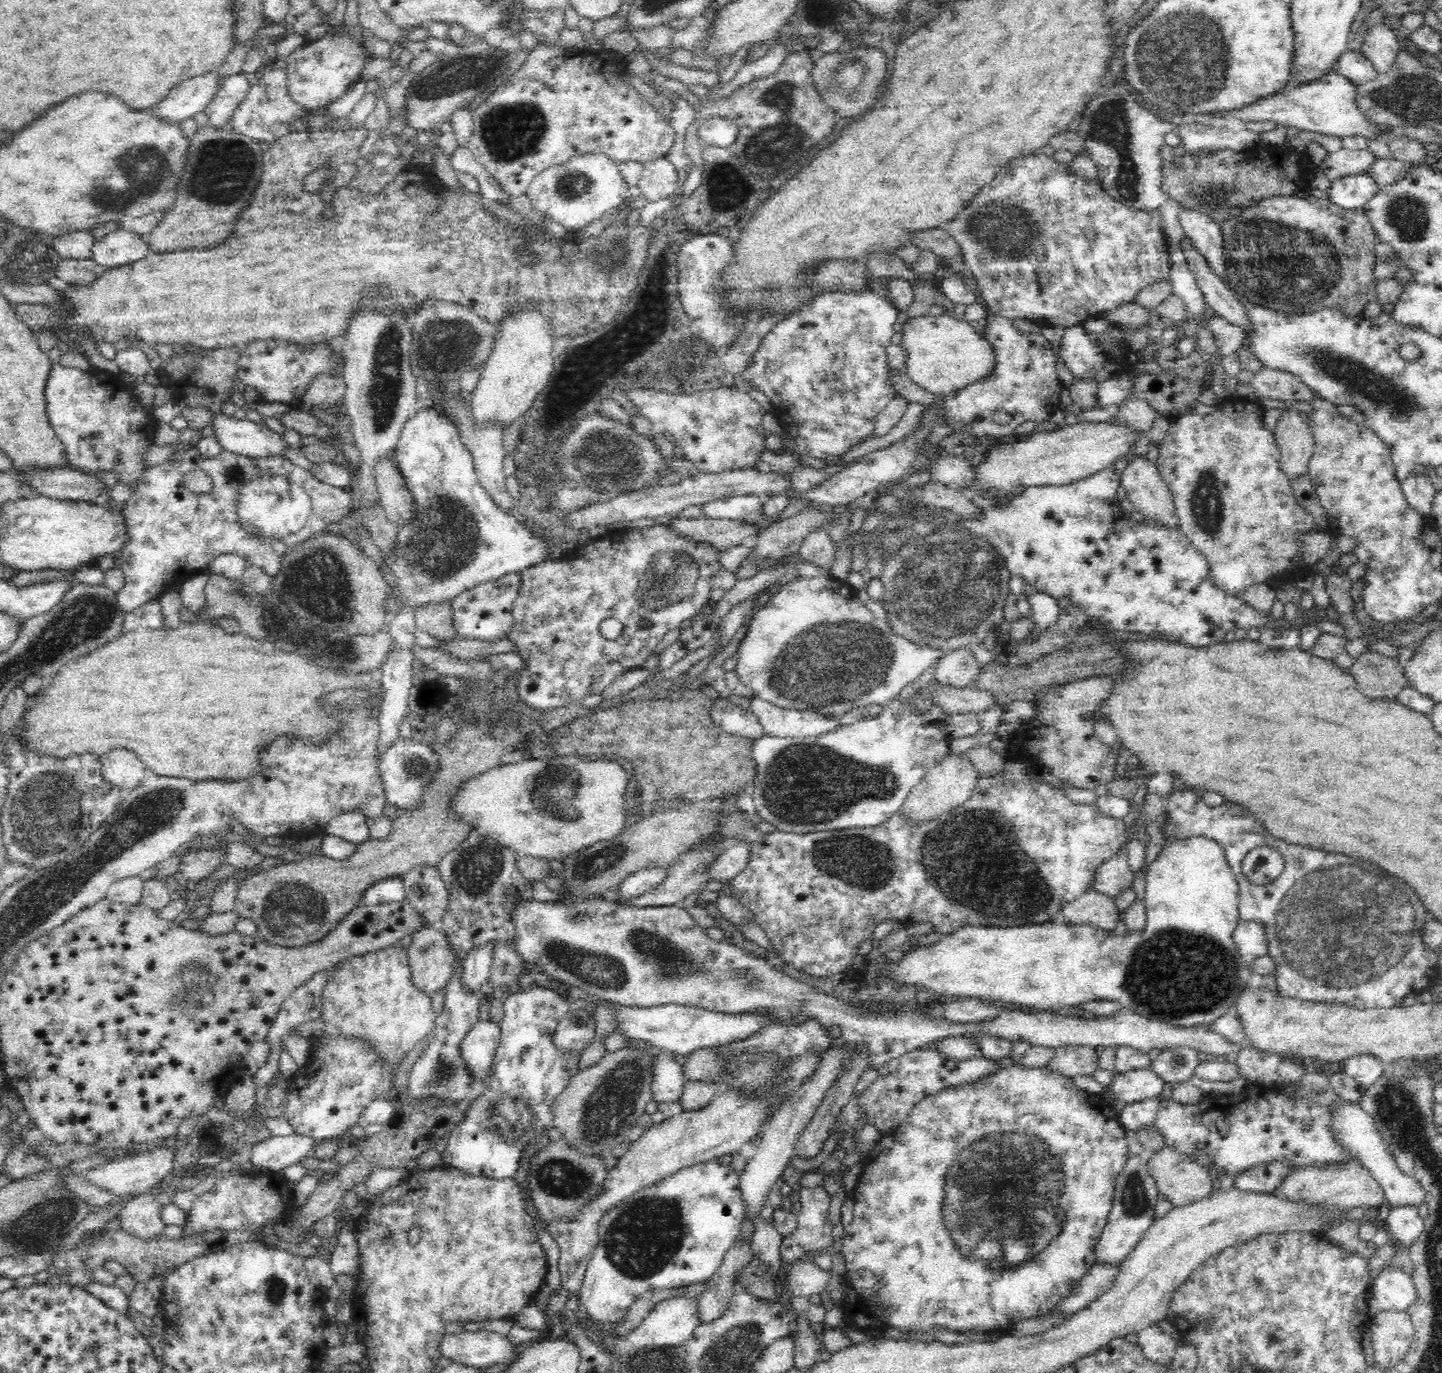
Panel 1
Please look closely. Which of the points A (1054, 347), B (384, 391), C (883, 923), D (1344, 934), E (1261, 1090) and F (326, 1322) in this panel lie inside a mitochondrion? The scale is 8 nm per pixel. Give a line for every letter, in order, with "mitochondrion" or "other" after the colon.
A: other
B: mitochondrion
C: other
D: mitochondrion
E: other
F: other

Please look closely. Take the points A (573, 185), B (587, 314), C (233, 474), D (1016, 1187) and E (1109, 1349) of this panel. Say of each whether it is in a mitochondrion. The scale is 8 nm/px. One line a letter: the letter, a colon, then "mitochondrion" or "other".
A: mitochondrion
B: other
C: mitochondrion
D: mitochondrion
E: other

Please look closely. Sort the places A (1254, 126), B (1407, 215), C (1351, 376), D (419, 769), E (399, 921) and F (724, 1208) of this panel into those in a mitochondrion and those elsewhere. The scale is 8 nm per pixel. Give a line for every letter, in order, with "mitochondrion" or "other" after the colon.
A: other
B: mitochondrion
C: mitochondrion
D: mitochondrion
E: other
F: other

